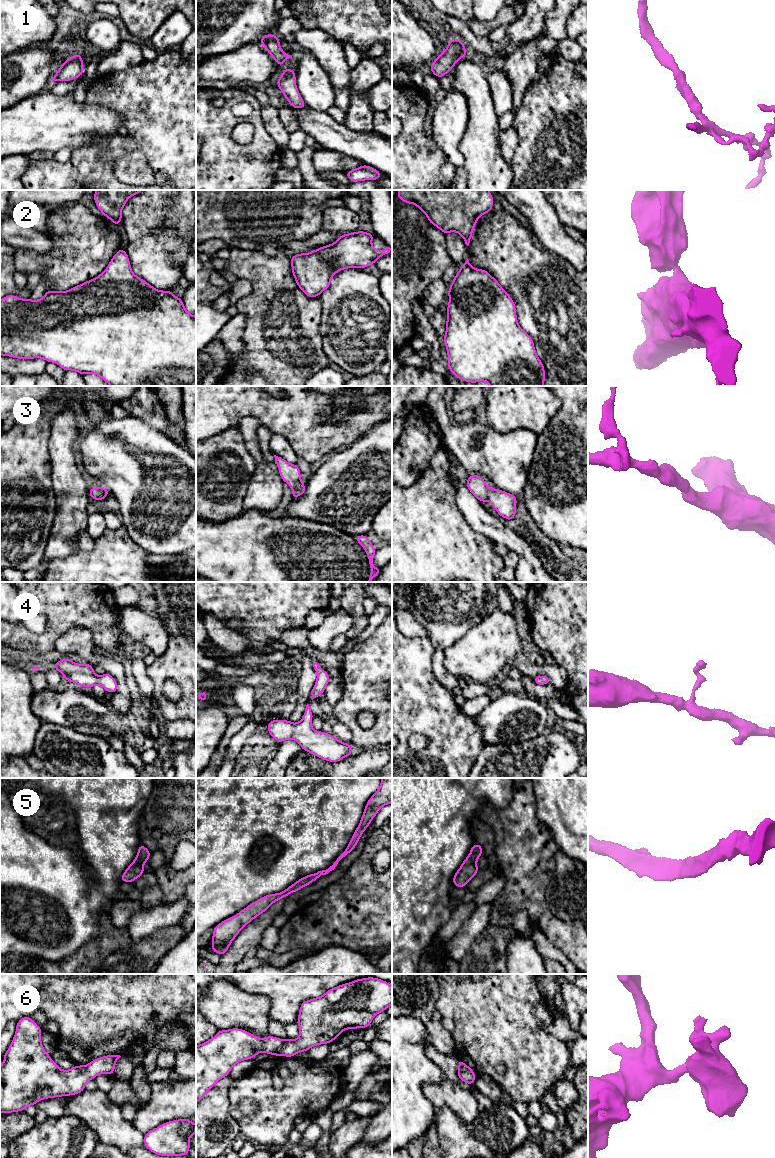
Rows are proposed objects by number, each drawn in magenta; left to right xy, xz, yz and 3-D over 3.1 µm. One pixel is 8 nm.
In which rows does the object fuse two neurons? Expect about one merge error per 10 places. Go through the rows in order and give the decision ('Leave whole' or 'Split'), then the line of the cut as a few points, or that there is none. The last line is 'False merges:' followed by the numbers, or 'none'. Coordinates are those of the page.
1: Leave whole. No split
2: Leave whole. No split
3: Leave whole. No split
4: Leave whole. No split
5: Leave whole. No split
6: Leave whole. No split
False merges: none

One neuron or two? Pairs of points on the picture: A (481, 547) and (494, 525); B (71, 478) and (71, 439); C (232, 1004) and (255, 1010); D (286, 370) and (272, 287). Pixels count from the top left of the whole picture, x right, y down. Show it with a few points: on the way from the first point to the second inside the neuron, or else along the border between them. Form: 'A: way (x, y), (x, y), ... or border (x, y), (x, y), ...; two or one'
A: border (468, 523), (473, 529), (481, 532), (491, 541); two
B: way (68, 468), (68, 449); one
C: way (238, 1009), (249, 1010); one
D: way (286, 349), (283, 325), (276, 308); one

